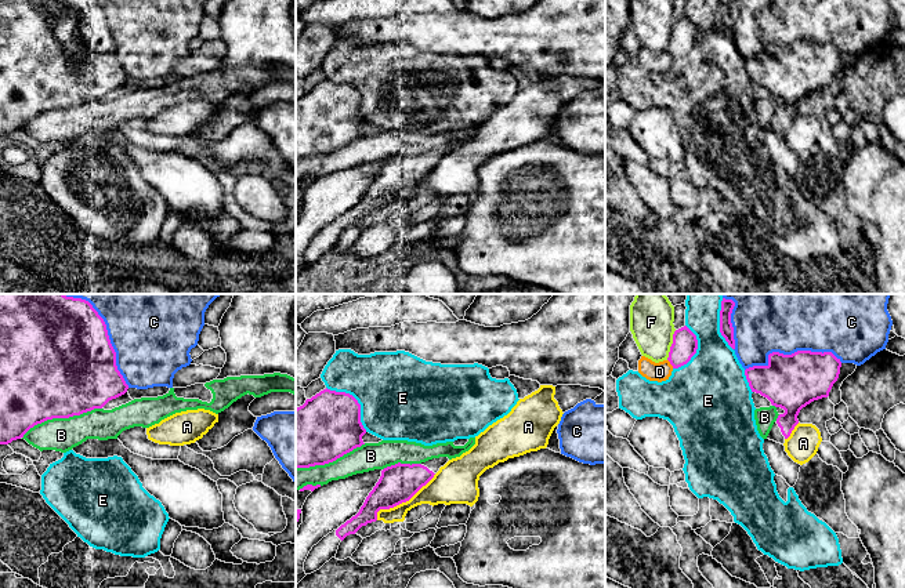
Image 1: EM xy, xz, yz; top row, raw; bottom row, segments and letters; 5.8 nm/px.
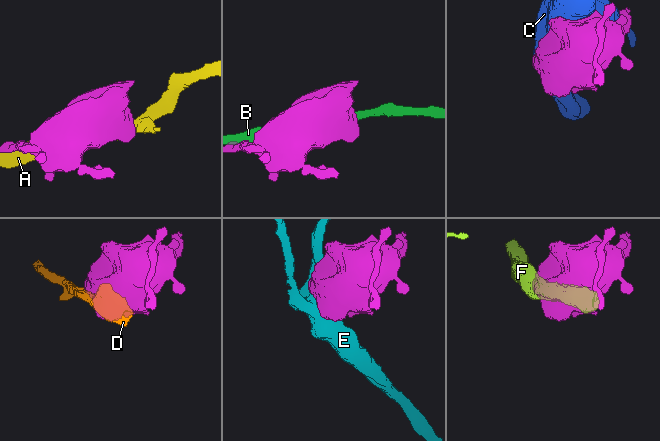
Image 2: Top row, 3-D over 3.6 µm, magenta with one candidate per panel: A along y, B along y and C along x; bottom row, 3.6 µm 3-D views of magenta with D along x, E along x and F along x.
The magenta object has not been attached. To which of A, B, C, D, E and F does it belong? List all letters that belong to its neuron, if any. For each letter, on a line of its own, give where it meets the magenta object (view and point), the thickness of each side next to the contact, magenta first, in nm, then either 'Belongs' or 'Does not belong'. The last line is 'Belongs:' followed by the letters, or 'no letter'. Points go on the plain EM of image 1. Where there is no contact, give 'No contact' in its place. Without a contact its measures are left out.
A: Touches magenta at xz (402, 192). Thickness 220 nm (magenta) against 180 nm. Does not belong
B: Touches magenta at xy (61, 108). Thickness 500 nm (magenta) against 190 nm. Does not belong
C: Touches magenta at yz (789, 46). Thickness 320 nm (magenta) against 280 nm. Does not belong
D: Touches magenta at yz (670, 54). Thickness 150 nm (magenta) against 110 nm. Does not belong
E: Touches magenta at xz (357, 91). Thickness 380 nm (magenta) against 480 nm. Does not belong
F: Touches magenta at yz (672, 36). Thickness 150 nm (magenta) against 240 nm. Does not belong
Belongs: no letter

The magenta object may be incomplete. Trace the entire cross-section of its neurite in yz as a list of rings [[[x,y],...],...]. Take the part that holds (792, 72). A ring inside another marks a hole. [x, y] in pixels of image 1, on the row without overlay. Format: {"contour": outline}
{"contour": [[[772,43],[767,57],[745,61],[752,83],[785,101],[774,113],[767,130],[783,135],[799,115],[797,106],[814,91],[828,88],[840,65],[841,52],[832,43]]]}

